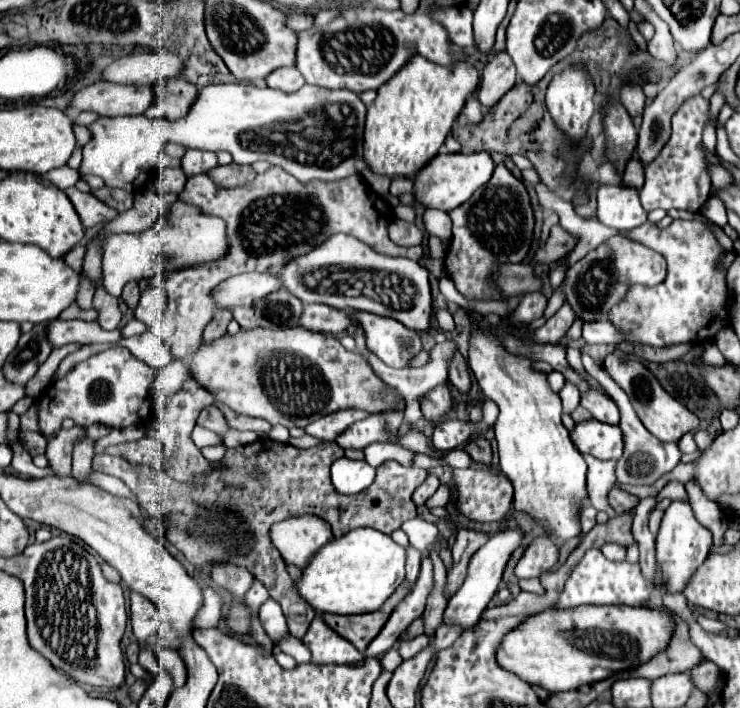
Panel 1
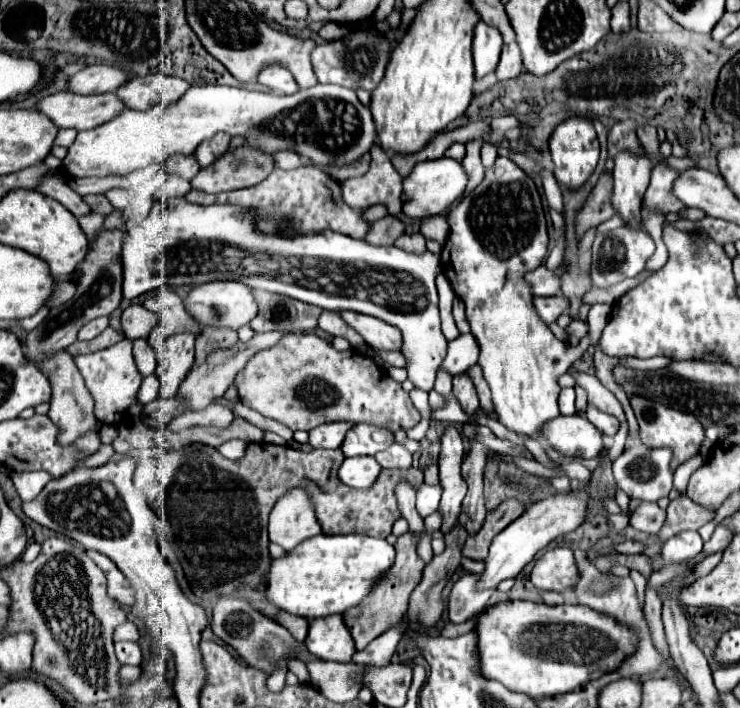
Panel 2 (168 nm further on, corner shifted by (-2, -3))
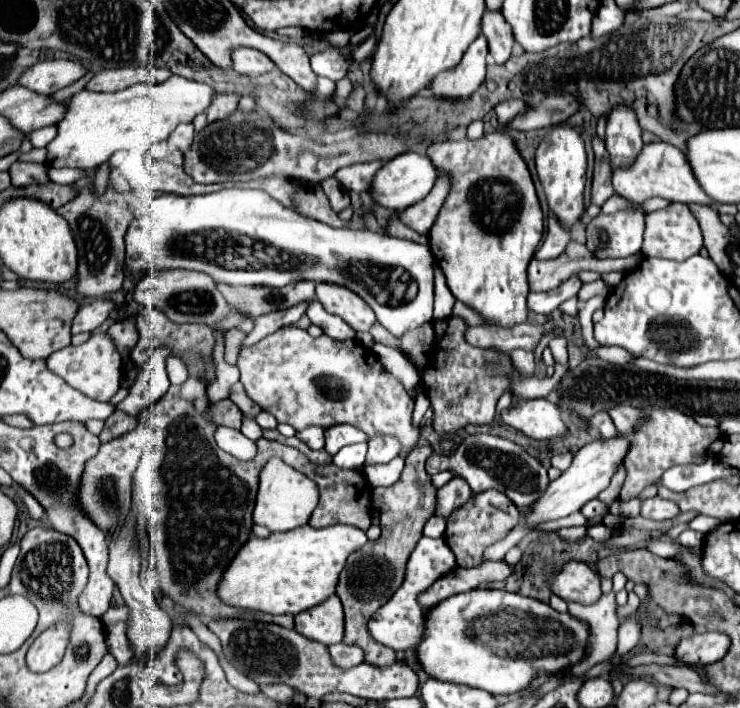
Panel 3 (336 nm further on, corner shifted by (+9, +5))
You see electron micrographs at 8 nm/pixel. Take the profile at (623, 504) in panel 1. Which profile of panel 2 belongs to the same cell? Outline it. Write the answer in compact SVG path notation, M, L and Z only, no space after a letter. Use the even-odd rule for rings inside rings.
M643 501L629 519L629 525L633 529L645 533L659 533L663 523L665 523L665 511L657 503L647 503L647 501Z

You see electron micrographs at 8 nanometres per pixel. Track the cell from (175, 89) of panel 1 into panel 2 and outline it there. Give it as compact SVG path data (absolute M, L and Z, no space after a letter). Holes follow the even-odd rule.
M153 73L145 77L131 77L123 87L119 87L119 91L115 91L115 95L125 103L125 107L143 111L161 99L177 101L187 89L189 83L179 77Z

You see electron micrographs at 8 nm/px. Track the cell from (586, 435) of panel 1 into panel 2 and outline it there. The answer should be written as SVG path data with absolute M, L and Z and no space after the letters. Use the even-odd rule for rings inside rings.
M559 415L543 427L543 441L569 457L597 459L603 451L603 435L583 415Z

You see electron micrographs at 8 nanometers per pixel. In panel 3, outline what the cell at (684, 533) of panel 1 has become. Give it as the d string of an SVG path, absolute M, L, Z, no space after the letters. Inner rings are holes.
M699 515L689 524L689 527L695 531L699 531L704 535L717 527L721 522L713 517Z

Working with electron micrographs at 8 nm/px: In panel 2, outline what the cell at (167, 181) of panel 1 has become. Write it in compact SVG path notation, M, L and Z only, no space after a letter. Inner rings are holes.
M171 155L165 161L165 169L169 173L179 173L181 177L191 181L191 177L195 177L201 167L199 163L195 163L195 155Z

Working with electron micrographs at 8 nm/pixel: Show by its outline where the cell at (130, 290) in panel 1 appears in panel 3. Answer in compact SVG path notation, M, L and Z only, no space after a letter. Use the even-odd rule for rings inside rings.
M134 315L128 317L128 319L124 319L124 321L116 321L114 325L110 325L108 333L114 339L120 355L128 357L130 351L132 351L132 347L136 345L136 339L138 339L138 329L136 329Z

